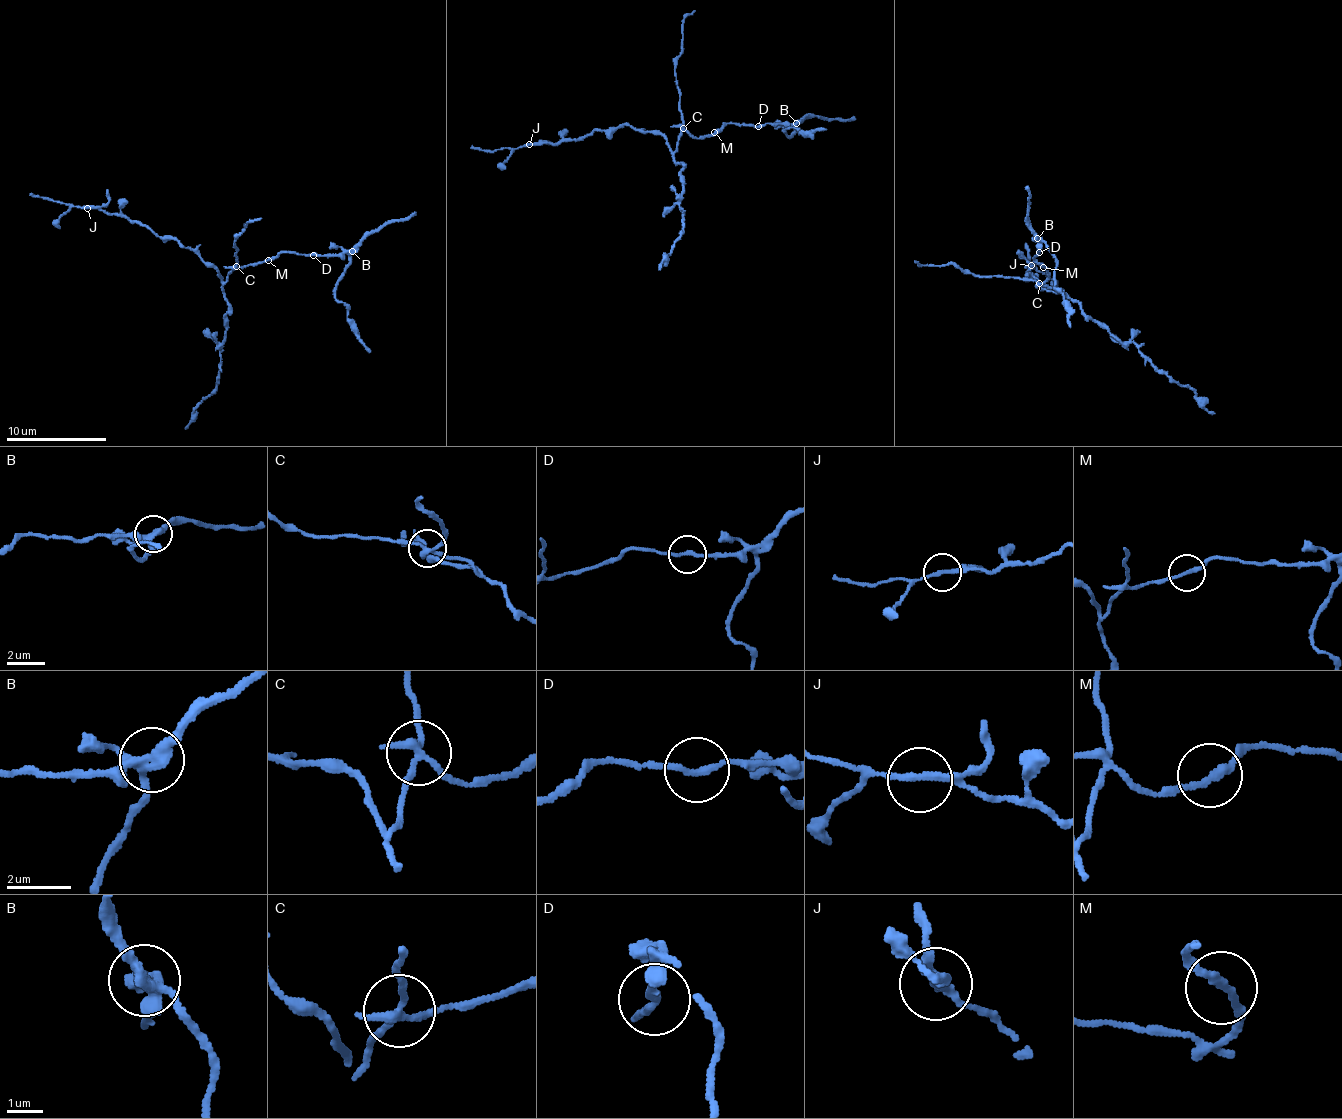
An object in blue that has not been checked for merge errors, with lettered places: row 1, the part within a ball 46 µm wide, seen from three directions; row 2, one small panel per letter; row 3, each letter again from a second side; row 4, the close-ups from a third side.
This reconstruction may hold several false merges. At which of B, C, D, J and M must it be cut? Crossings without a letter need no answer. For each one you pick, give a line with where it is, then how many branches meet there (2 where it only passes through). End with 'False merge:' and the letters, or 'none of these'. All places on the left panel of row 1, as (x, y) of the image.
B: Place: (352, 251). Branches: 4
C: Place: (236, 266). Branches: 3
J: Place: (87, 208). Branches: 2
False merge: B, C, J

